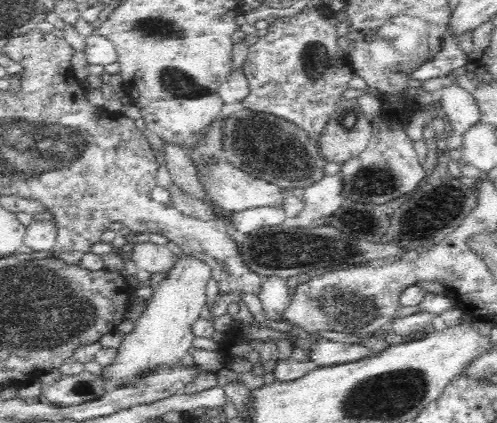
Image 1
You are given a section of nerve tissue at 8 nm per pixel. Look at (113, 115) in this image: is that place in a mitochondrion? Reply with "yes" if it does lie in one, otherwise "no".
no

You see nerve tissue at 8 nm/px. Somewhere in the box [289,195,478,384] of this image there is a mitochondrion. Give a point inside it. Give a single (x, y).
(354, 305)

